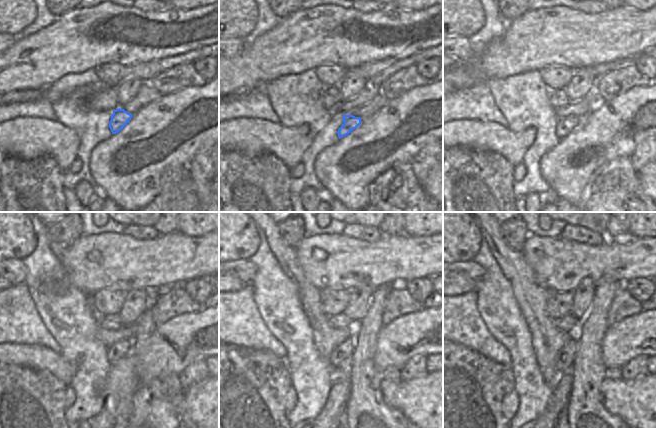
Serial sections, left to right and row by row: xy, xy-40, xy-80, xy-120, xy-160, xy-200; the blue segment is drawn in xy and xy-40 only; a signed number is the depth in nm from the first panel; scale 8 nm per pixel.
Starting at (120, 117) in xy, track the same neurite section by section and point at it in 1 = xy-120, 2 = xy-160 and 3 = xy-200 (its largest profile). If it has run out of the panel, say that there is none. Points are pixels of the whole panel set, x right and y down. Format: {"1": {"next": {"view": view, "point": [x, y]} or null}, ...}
{"1": {"next": {"view": "xy-120", "point": [121, 349]}}, "2": {"next": {"view": "xy-160", "point": [341, 356]}}, "3": {"next": {"view": "xy-200", "point": [565, 358]}}}

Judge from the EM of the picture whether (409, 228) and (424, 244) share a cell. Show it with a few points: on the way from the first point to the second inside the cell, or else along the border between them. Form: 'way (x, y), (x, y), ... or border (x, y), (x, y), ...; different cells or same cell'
border (403, 232), (410, 236), (432, 235); different cells

